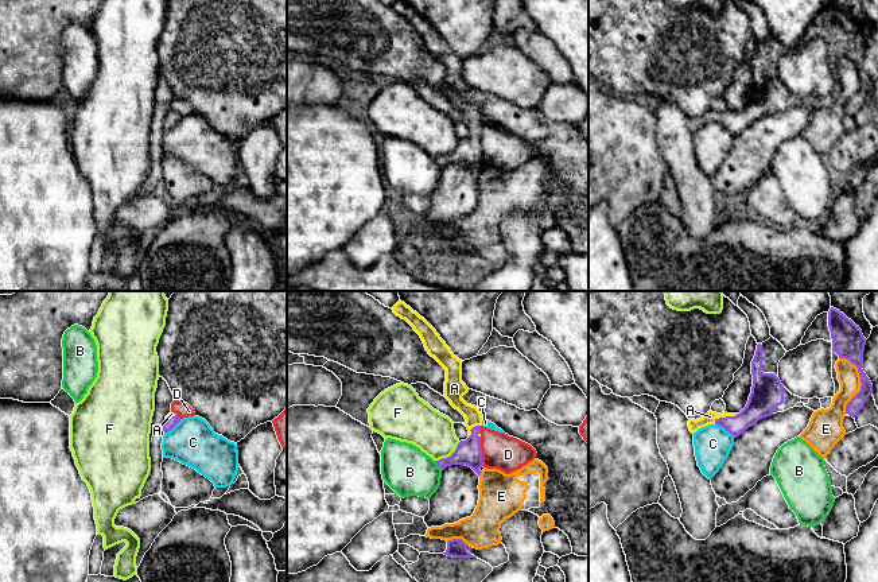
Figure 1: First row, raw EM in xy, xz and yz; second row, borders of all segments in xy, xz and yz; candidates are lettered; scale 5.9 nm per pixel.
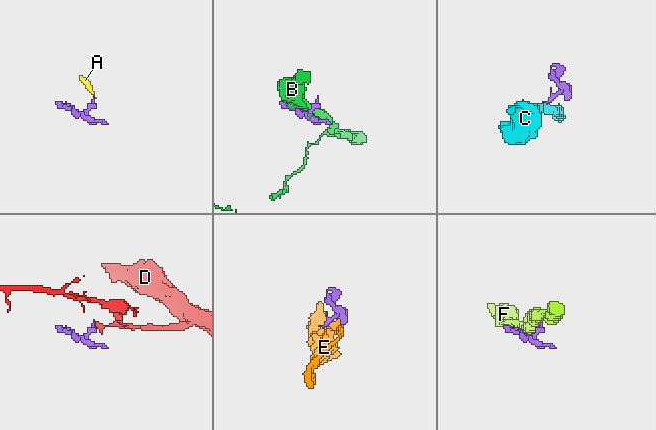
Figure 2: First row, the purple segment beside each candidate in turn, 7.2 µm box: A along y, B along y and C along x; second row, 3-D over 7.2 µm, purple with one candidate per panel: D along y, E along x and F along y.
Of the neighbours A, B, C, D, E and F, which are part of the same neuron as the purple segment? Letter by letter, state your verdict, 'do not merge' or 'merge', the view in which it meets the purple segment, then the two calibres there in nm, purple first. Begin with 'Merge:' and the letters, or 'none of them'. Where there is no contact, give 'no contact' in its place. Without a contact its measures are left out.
Merge: A
A: merge; contact in yz; calibres 160 and 70 nm
B: do not merge; contact in xz; calibres 150 and 280 nm
C: do not merge; contact in yz; calibres 150 and 220 nm
D: do not merge; contact in xz; calibres 150 and 220 nm
E: do not merge; contact in yz; calibres 190 and 130 nm
F: do not merge; contact in xz; calibres 150 and 240 nm

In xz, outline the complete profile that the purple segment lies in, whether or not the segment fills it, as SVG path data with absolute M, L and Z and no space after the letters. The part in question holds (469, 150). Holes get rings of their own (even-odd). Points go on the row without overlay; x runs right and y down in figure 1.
M397 0L392 8L413 26L428 53L446 67L444 96L466 117L465 124L469 128L469 136L461 139L450 155L436 159L438 164L444 168L451 163L466 163L481 174L479 167L483 164L481 147L482 113L475 104L467 102L462 97L469 90L469 86L462 79L463 59L451 50L432 24L404 0Z

